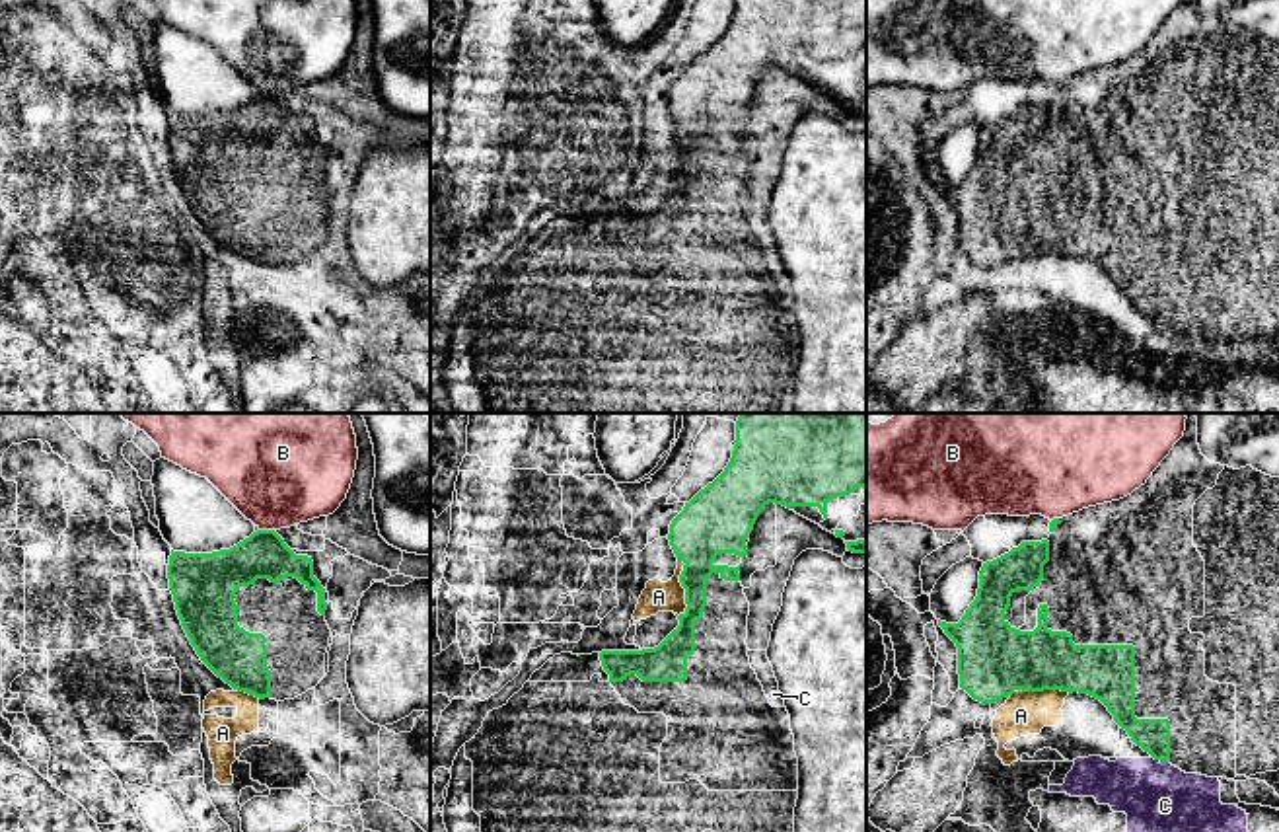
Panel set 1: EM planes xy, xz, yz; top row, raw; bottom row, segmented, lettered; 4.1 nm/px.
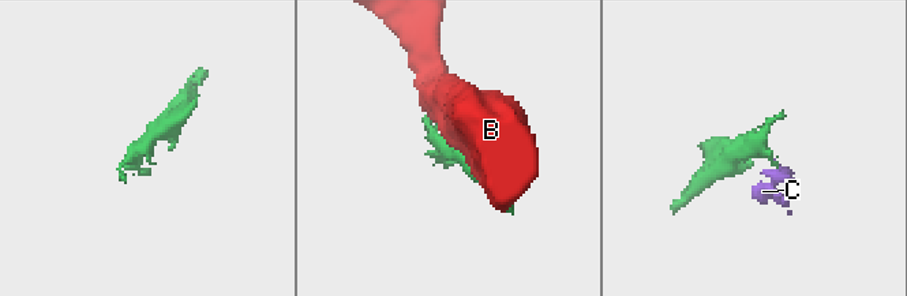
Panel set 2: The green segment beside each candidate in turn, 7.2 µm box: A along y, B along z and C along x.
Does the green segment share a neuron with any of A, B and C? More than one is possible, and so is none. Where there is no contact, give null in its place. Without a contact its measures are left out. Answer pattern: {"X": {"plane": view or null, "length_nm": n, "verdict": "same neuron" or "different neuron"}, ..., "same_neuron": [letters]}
{"A": {"plane": "xz", "length_nm": 240, "verdict": "different neuron"}, "B": {"plane": "xy", "length_nm": 60, "verdict": "different neuron"}, "C": {"plane": "yz", "length_nm": 80, "verdict": "different neuron"}, "same_neuron": []}

